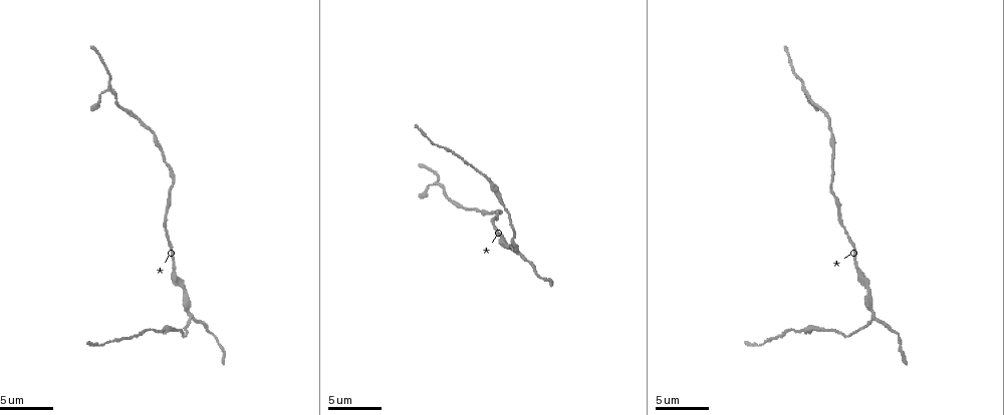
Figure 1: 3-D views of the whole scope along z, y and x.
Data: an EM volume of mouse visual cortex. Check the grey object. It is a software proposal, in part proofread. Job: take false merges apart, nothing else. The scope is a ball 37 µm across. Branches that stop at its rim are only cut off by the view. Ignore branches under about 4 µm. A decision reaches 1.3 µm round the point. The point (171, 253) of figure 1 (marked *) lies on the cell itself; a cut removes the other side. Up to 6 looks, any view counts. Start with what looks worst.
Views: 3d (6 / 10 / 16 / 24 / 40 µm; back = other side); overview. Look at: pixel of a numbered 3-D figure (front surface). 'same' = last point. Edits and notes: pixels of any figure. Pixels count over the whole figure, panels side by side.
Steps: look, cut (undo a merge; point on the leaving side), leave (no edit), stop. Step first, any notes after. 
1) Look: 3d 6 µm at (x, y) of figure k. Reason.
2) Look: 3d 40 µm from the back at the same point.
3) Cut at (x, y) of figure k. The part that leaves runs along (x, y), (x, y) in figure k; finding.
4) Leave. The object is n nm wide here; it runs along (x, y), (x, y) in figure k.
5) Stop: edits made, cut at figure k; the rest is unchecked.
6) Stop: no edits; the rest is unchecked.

Look: 3d 10 µm at (873, 317) of figure 1. Thin arm on a thick one.

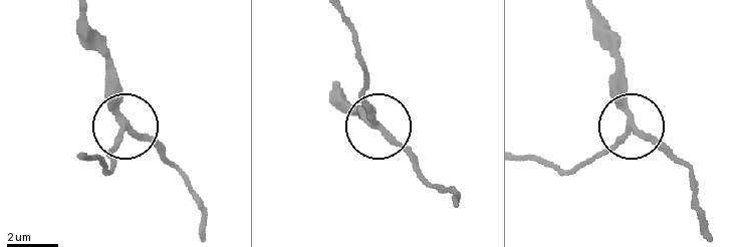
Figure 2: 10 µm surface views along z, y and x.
Look: 3d 10 µm from the back at (380, 126) of figure 2.

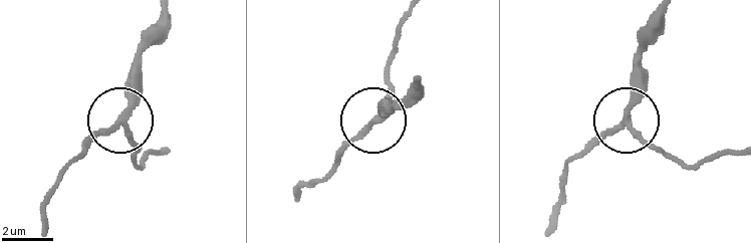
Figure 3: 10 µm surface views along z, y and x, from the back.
Leave. 3 arms meet here; it runs along (419, 78), (336, 154) in figure 3; one cell here.

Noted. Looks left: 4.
Look: 3d 10 µm at (161, 155) of figure 1. Thick turns thin.

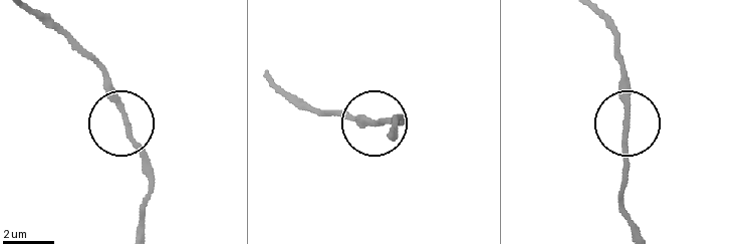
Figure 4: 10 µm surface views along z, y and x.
Leave. The object is 200 nm wide here; it runs along (138, 229), (151, 165), (94, 56) in figure 4; one cell here.

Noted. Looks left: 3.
Look: 3d 6 µm at (799, 330) of figure 1. Sudden change in width.

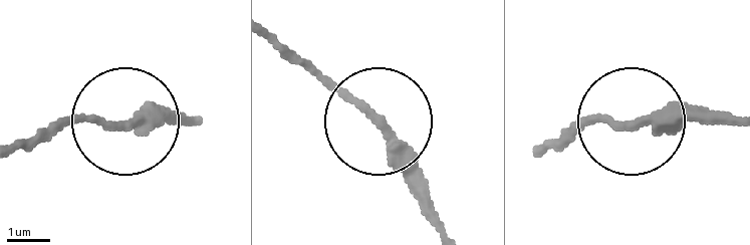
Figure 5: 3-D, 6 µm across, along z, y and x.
Leave. The object is 260 nm wide here; all the same cell.

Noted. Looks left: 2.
Stop: no edits; the rest is unchecked.

